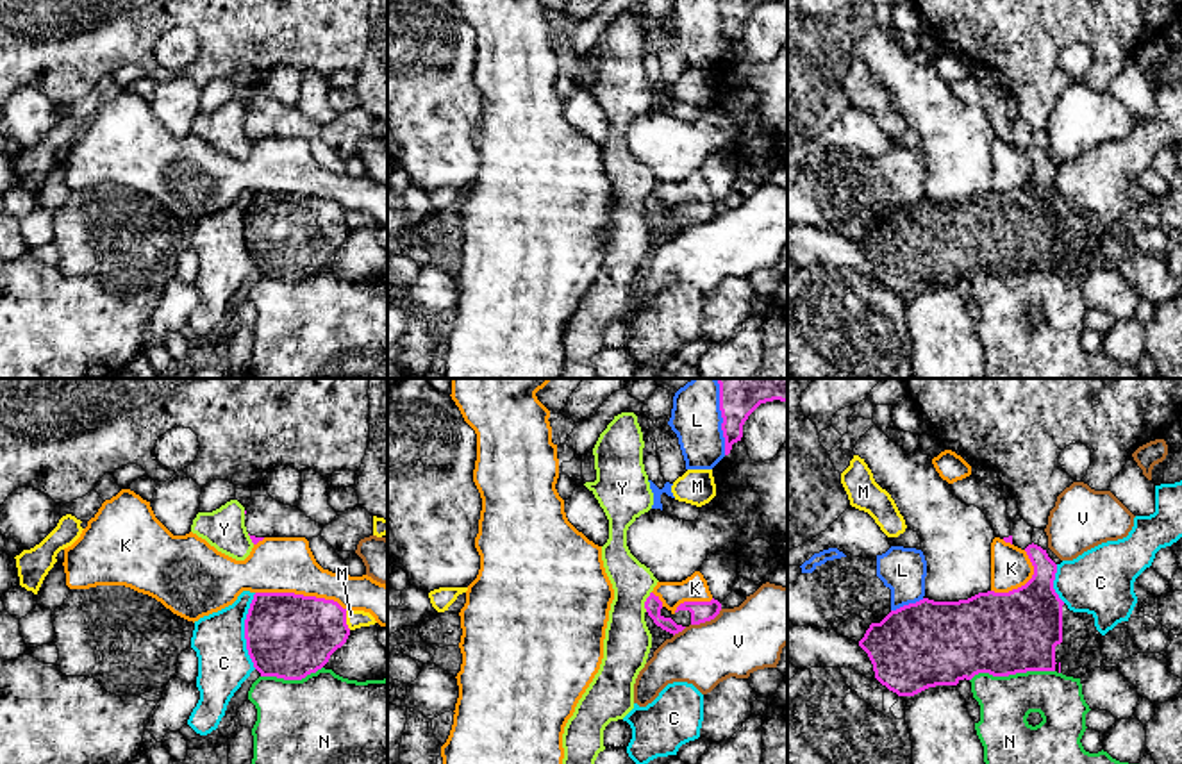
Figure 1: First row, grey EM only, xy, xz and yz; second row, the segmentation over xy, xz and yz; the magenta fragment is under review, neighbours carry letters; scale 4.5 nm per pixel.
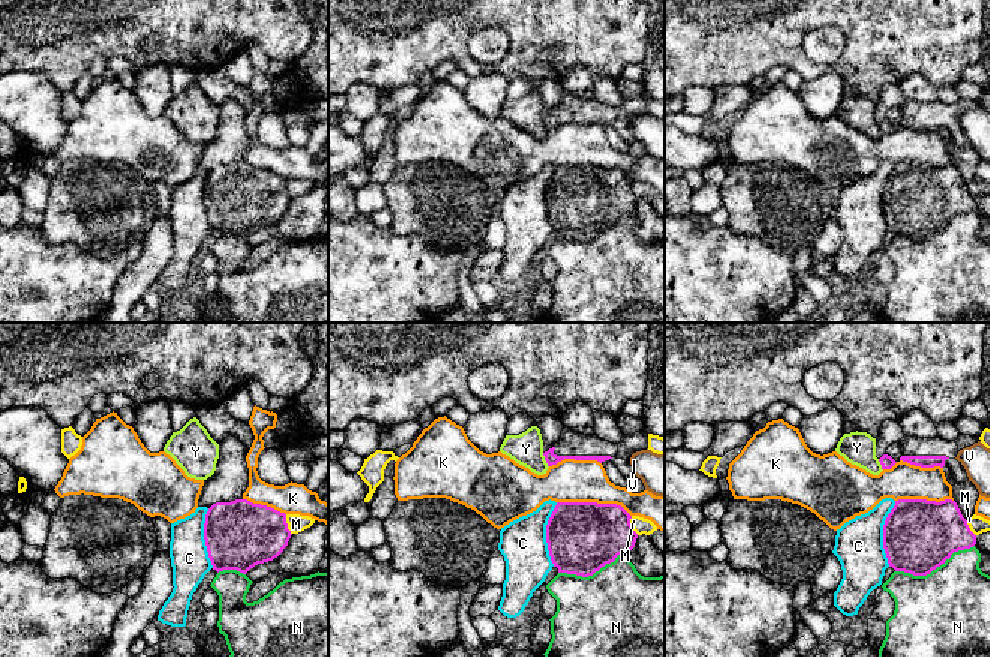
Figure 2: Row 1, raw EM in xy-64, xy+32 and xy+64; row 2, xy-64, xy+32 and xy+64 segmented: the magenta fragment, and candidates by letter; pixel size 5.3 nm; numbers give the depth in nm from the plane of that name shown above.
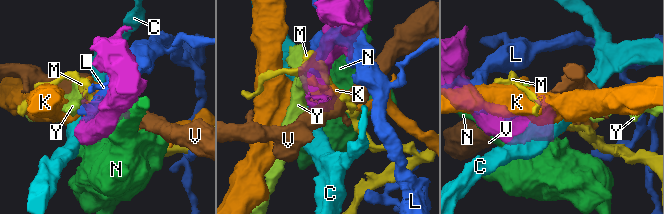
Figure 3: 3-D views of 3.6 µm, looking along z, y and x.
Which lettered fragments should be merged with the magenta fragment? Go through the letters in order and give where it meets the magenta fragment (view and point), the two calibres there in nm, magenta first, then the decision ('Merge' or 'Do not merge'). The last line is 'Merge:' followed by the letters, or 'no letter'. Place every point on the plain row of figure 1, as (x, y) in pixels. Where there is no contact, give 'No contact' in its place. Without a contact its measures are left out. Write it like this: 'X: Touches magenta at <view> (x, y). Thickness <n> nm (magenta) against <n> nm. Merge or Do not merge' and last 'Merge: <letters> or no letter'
C: Touches magenta at xy (245, 231). Thickness 380 nm (magenta) against 240 nm. Do not merge
K: Touches magenta at xy (302, 195). Thickness 380 nm (magenta) against 260 nm. Do not merge
L: Touches magenta at xz (722, 27). Thickness 120 nm (magenta) against 220 nm. Do not merge
M: Touches magenta at xy (345, 220). Thickness 380 nm (magenta) against 80 nm. Do not merge
N: Touches magenta at yz (1011, 274). Thickness 380 nm (magenta) against 240 nm. Do not merge
V: Touches magenta at xz (706, 220). Thickness 100 nm (magenta) against 300 nm. Do not merge
Y: Touches magenta at xz (645, 202). Thickness 70 nm (magenta) against 220 nm. Do not merge
Merge: no letter

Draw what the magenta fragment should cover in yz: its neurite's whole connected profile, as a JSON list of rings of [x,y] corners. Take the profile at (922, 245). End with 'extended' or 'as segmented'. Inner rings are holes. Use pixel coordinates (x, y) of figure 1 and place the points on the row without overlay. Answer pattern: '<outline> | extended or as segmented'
[[[1037,145],[1025,148],[1032,166],[1032,179],[1009,193],[978,193],[959,202],[934,202],[923,198],[916,203],[891,211],[880,223],[871,223],[859,246],[868,253],[875,278],[898,296],[914,296],[936,286],[957,286],[978,273],[1009,277],[1027,271],[1057,271],[1066,277],[1082,278],[1095,268],[1103,266],[1102,234],[1095,227],[1093,214],[1073,212],[1053,189],[1057,164],[1046,150]]] | extended

